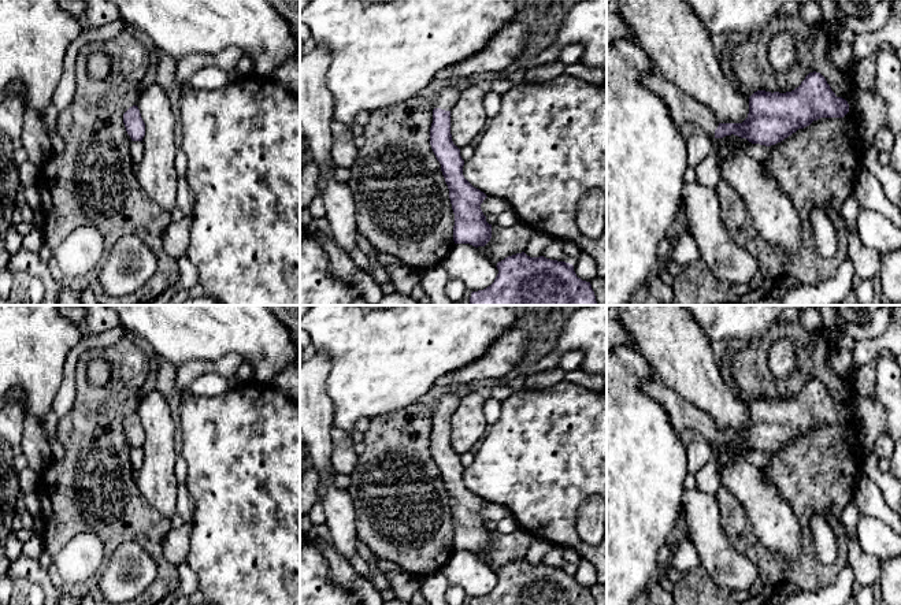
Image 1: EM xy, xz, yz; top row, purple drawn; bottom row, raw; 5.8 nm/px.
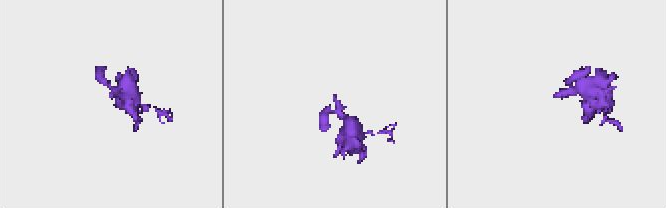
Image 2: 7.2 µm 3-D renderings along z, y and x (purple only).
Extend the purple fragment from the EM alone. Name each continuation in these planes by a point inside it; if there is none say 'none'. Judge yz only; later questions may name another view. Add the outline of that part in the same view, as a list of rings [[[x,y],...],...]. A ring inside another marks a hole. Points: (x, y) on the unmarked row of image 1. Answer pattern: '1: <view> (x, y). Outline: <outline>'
1: yz (682, 415). Outline: [[[659,379],[642,381],[641,389],[645,394],[661,404],[678,434],[683,433],[686,428],[691,428],[696,431],[697,437],[715,445],[715,437],[719,428],[708,413],[664,386]]]

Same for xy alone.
none

